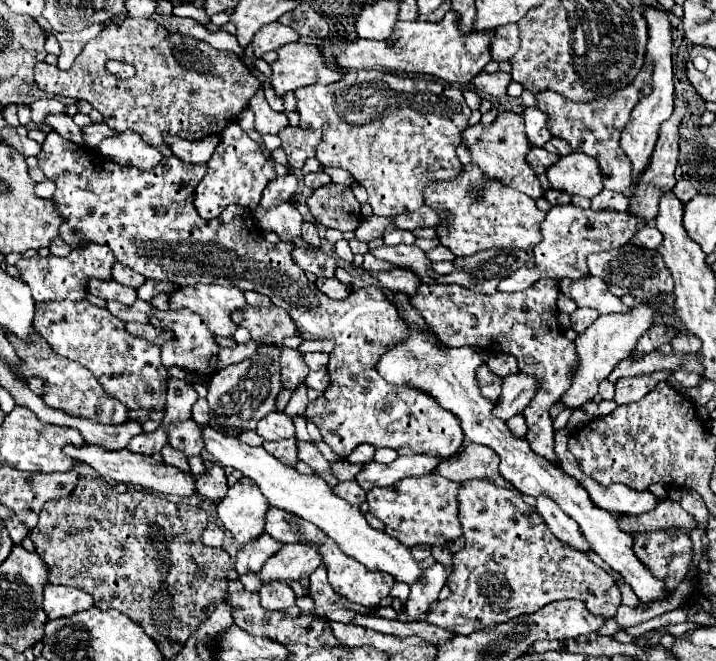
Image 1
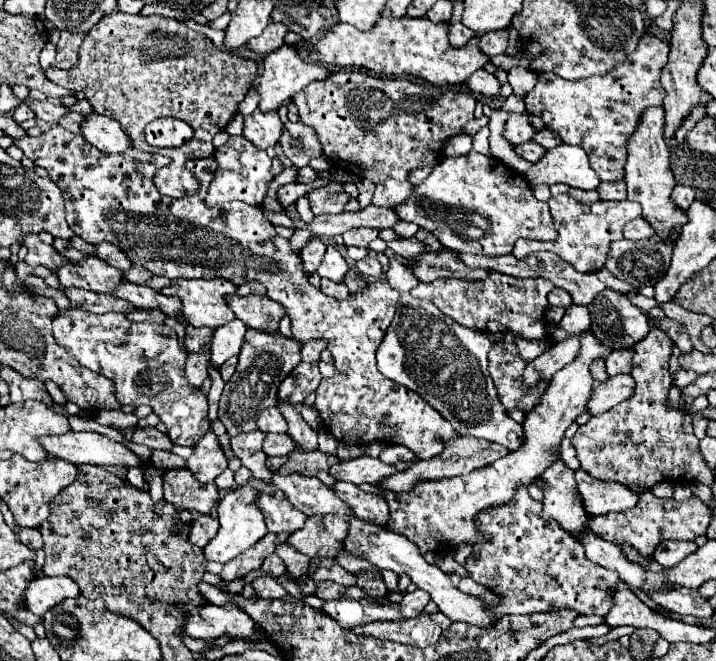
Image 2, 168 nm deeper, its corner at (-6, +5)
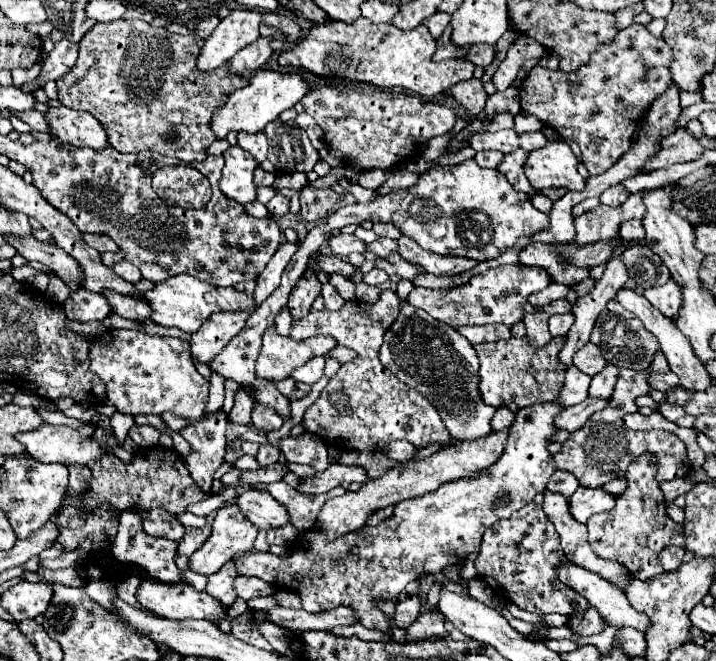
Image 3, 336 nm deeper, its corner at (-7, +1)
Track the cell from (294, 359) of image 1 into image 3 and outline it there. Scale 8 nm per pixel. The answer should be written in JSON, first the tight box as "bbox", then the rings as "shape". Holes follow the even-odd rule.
{"bbox":[275,377,311,401],"shape":[[[287,377],[287,379],[283,379],[283,381],[275,383],[275,385],[277,385],[277,389],[279,389],[289,401],[297,401],[297,399],[307,397],[307,395],[311,393],[311,385],[299,383],[299,381],[291,379],[291,377]]]}

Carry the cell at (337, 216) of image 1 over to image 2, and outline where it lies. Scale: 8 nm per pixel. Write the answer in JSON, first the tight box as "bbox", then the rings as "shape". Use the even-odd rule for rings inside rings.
{"bbox":[308,183,350,215],"shape":[[[328,183],[328,185],[308,193],[310,209],[314,215],[342,213],[348,199],[350,199],[350,195],[342,189],[342,183]]]}

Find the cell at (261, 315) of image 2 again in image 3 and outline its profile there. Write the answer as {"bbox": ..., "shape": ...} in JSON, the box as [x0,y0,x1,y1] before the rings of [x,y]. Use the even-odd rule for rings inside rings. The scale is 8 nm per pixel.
{"bbox":[207,287,257,313],"shape":[[[223,287],[223,289],[215,289],[215,291],[207,293],[207,301],[217,305],[223,311],[253,313],[257,309],[253,297],[247,297],[247,295],[239,293],[239,291],[235,291],[233,287]]]}

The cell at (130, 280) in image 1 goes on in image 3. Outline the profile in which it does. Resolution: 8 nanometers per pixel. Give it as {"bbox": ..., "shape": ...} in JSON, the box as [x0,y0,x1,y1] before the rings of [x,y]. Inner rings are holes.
{"bbox":[83,233,119,253],"shape":[[[87,233],[87,235],[83,235],[83,239],[85,239],[85,243],[89,245],[89,247],[93,247],[93,249],[97,249],[99,253],[105,253],[105,251],[111,251],[111,253],[117,253],[119,251],[119,247],[107,237],[107,235],[91,235],[91,233]]]}

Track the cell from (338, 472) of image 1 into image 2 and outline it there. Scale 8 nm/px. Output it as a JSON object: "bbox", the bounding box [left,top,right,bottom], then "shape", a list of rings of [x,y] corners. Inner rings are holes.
{"bbox":[278,451,338,477],"shape":[[[292,451],[288,455],[288,461],[278,469],[280,475],[292,475],[292,473],[302,473],[312,477],[318,471],[328,471],[334,463],[338,463],[338,457],[320,453],[320,451]]]}

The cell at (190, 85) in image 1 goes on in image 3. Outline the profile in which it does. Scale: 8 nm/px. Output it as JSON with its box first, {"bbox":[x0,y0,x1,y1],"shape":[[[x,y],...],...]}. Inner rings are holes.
{"bbox":[57,19,249,165],"shape":[[[119,19],[109,23],[97,23],[79,41],[79,59],[75,67],[57,79],[59,101],[71,109],[83,109],[93,113],[99,123],[109,133],[111,147],[121,153],[155,151],[161,155],[171,155],[187,165],[195,161],[205,161],[205,149],[217,139],[211,133],[211,113],[227,101],[227,97],[247,85],[249,79],[229,73],[229,69],[213,69],[211,73],[199,73],[195,69],[195,59],[199,57],[201,45],[195,35],[175,35],[165,27],[155,27],[145,21]],[[175,131],[179,137],[169,141],[165,135]]]}

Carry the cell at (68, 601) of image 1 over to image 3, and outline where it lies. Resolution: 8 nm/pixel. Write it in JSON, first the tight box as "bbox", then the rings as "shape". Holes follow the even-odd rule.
{"bbox":[1,581,53,623],"shape":[[[21,581],[1,595],[1,605],[19,623],[23,619],[35,619],[37,615],[45,613],[51,601],[51,593],[53,589],[49,583]]]}

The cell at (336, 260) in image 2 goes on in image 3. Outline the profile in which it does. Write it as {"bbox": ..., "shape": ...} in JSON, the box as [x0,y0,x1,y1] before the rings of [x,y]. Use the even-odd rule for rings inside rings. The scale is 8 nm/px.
{"bbox":[329,273,355,301],"shape":[[[331,273],[331,275],[329,275],[329,283],[341,293],[341,297],[343,297],[345,301],[355,299],[355,285],[353,285],[353,281],[345,279],[343,275],[335,275],[335,273]]]}

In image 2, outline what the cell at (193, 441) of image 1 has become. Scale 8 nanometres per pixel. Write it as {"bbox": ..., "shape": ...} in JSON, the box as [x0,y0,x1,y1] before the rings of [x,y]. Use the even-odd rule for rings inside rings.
{"bbox":[54,309,208,447],"shape":[[[70,309],[66,313],[58,313],[58,317],[54,319],[54,337],[62,347],[74,353],[80,365],[114,381],[114,395],[120,405],[130,405],[130,407],[150,405],[152,411],[162,419],[162,423],[166,423],[168,435],[176,445],[192,447],[194,441],[198,441],[198,437],[206,433],[208,399],[200,389],[192,387],[184,377],[184,363],[188,353],[180,345],[174,329],[166,325],[154,325],[154,323],[132,323],[126,319],[124,313],[94,315],[94,313],[86,313],[84,309]]]}

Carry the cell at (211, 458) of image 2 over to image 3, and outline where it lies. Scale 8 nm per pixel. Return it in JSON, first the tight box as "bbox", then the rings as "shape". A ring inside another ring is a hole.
{"bbox":[179,409,227,491],"shape":[[[223,409],[213,411],[197,425],[187,425],[179,431],[183,439],[191,445],[191,453],[185,457],[185,465],[193,481],[203,491],[211,491],[213,473],[225,461],[225,431],[227,415]]]}

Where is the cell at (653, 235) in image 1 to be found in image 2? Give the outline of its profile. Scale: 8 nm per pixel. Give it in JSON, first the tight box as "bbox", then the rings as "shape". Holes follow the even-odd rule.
{"bbox":[624,217,654,239],"shape":[[[642,217],[624,225],[624,237],[626,239],[648,239],[652,235],[654,235],[654,229],[646,221],[642,221]]]}

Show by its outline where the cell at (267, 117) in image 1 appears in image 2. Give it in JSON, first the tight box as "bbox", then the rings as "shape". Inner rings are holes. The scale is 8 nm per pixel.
{"bbox":[242,109,282,149],"shape":[[[256,109],[252,115],[244,117],[242,137],[246,137],[258,149],[274,147],[280,135],[282,135],[282,121],[280,121],[276,111],[274,113],[262,113],[260,109]]]}

